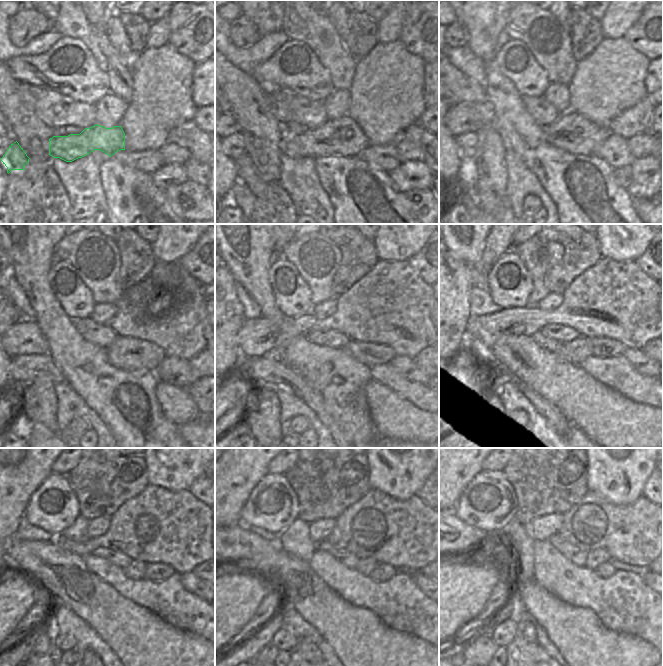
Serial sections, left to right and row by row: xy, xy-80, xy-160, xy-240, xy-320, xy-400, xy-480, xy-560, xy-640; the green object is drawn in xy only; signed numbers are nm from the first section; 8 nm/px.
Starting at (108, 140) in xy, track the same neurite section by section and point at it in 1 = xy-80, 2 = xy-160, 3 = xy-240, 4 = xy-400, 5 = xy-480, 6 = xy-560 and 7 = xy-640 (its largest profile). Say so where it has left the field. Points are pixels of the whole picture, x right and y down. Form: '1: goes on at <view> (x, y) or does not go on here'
1: goes on at xy-80 (342, 136)
2: goes on at xy-160 (571, 132)
3: goes on at xy-240 (125, 353)
4: goes on at xy-400 (600, 347)
5: goes on at xy-480 (158, 572)
6: goes on at xy-560 (382, 572)
7: goes on at xy-640 (605, 570)

